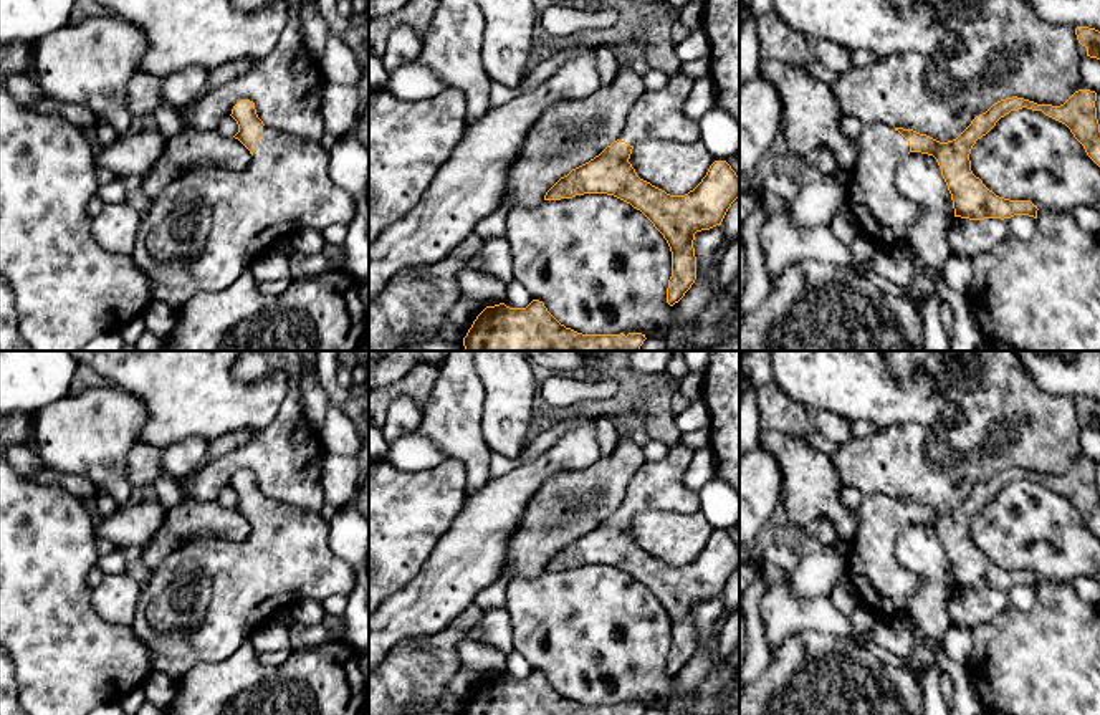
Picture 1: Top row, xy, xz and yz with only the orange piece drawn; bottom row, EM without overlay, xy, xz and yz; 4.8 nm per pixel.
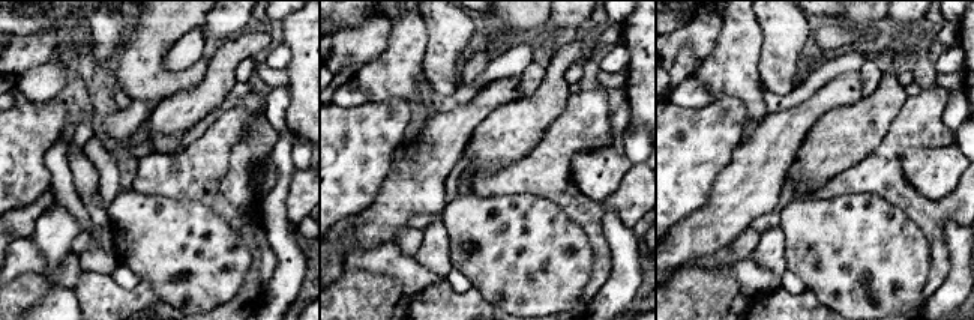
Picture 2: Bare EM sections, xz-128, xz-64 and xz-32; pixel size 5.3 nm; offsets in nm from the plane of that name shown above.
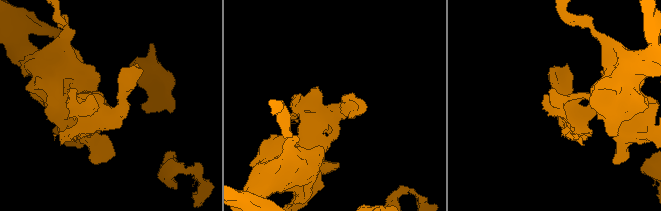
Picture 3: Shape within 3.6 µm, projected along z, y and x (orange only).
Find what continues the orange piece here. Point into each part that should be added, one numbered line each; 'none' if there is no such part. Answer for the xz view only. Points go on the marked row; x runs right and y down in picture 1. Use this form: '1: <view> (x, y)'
1: xz (659, 115)

